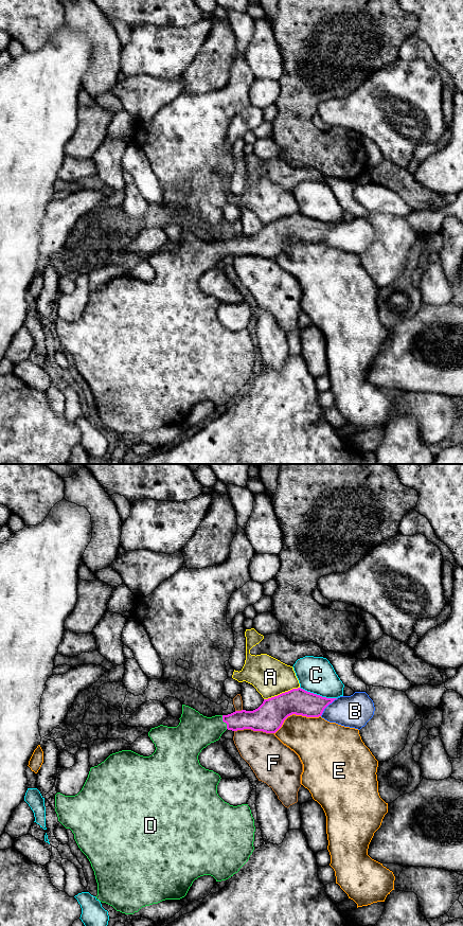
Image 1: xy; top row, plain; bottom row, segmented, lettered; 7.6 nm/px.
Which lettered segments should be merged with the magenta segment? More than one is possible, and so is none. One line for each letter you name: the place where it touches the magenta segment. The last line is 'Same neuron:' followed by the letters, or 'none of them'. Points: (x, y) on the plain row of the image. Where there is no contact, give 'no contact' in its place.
D: meets magenta in xy at (224, 247)
Same neuron: D

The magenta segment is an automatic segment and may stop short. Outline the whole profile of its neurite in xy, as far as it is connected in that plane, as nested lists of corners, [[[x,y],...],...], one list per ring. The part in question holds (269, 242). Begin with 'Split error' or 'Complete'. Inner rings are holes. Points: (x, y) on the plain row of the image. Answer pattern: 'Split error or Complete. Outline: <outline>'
Split error. Outline: [[[298,213],[264,225],[253,236],[242,235],[212,243],[203,242],[195,234],[182,230],[177,252],[160,250],[148,257],[156,272],[152,281],[143,282],[131,275],[112,279],[101,289],[90,293],[77,320],[65,321],[57,318],[55,337],[58,346],[72,356],[78,373],[91,389],[97,408],[95,423],[117,437],[133,440],[142,432],[184,423],[193,407],[200,402],[211,400],[216,407],[221,407],[237,398],[254,375],[254,344],[248,330],[233,332],[218,321],[217,310],[221,303],[200,290],[199,279],[208,270],[218,266],[227,254],[275,259],[288,242],[296,239],[319,243],[335,225],[337,224],[322,222]]]

